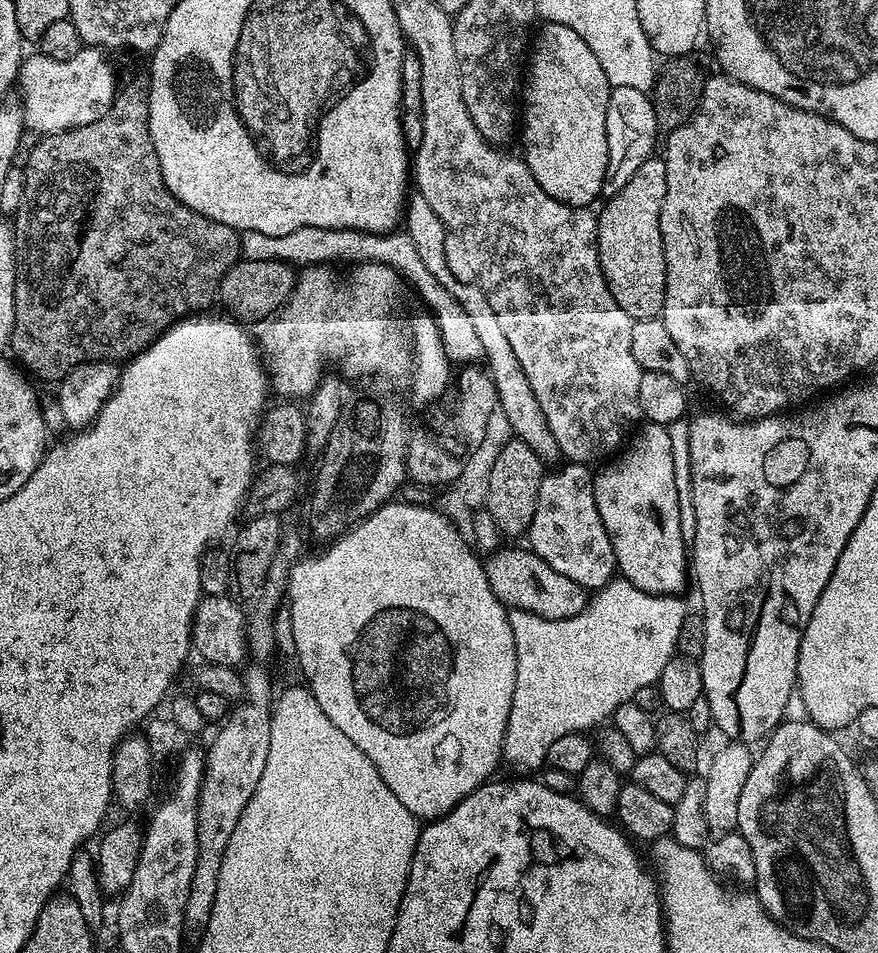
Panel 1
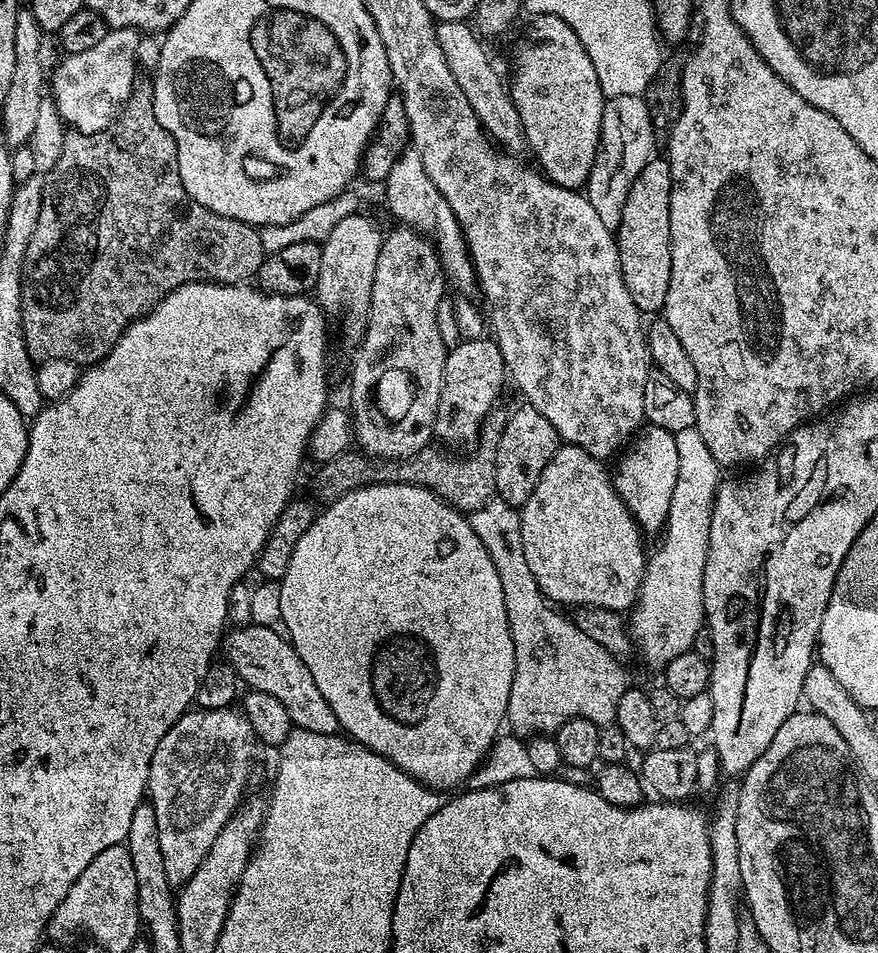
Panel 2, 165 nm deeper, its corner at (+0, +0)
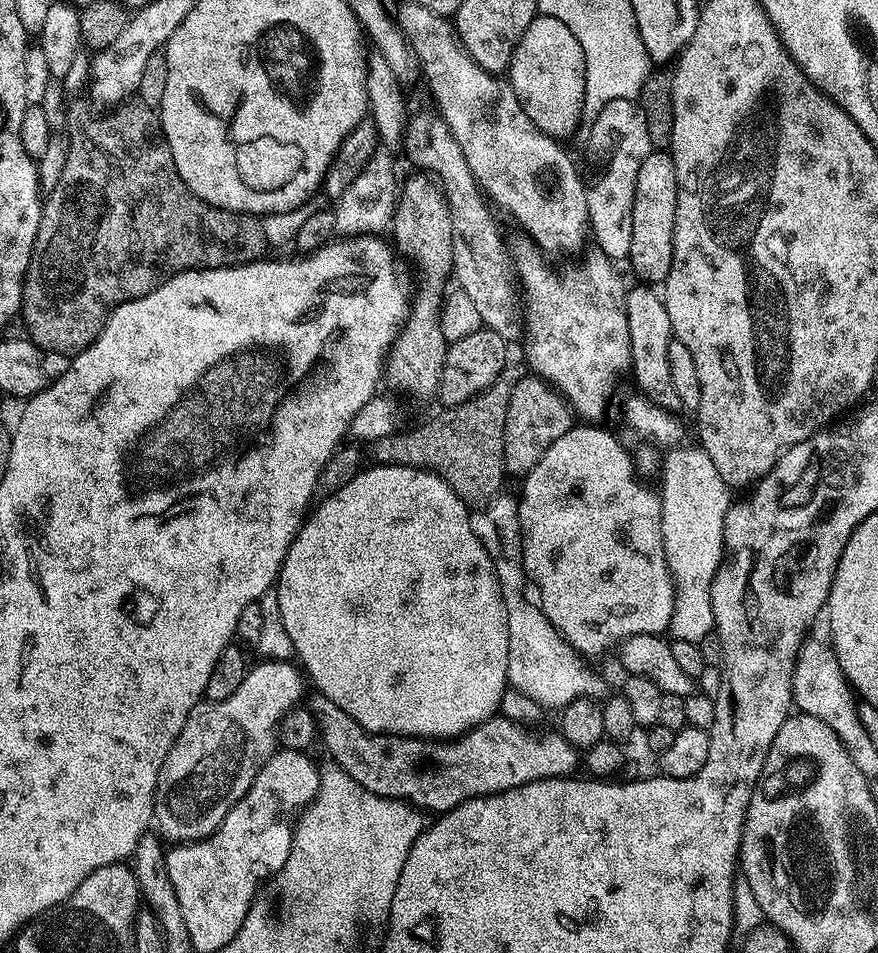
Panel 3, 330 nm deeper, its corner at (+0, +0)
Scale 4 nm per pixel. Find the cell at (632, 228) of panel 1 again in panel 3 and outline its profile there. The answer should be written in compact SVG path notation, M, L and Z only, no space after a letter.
M654 150L638 170L638 186L634 190L634 214L627 263L636 271L637 281L648 286L663 285L670 274L674 250L674 210L678 202L676 175L671 155Z

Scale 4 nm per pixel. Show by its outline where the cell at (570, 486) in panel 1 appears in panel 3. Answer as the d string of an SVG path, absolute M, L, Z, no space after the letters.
M573 426L569 432L562 434L542 458L523 477L524 489L518 492L520 505L520 537L524 555L524 575L536 587L540 595L538 607L541 612L563 637L565 643L581 657L600 656L607 648L623 645L632 636L660 636L667 633L672 626L672 615L676 606L676 587L672 584L672 571L666 562L666 550L662 538L662 506L655 487L647 488L636 477L636 464L624 444L612 432L600 428L604 426Z

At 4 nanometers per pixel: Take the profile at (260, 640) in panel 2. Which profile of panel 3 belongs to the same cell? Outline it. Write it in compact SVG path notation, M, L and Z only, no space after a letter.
M313 695L310 711L316 717L319 735L324 736L324 748L332 755L331 763L340 768L358 786L370 794L387 800L402 800L421 813L436 812L443 814L467 800L479 796L493 796L506 790L514 790L523 784L539 780L568 778L578 768L578 749L571 744L559 730L552 732L534 731L529 725L516 723L505 718L493 718L455 738L421 738L399 734L377 734L367 732L346 710L334 706L325 696Z

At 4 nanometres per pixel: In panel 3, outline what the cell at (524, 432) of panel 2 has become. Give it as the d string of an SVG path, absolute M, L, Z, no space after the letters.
M529 374L523 376L510 394L510 406L506 410L506 438L504 439L504 467L509 473L528 471L574 426L571 404L542 377Z

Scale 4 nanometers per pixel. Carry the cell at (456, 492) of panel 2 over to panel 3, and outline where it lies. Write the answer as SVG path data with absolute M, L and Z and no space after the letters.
M509 362L497 380L474 398L445 407L441 416L434 417L418 428L405 427L394 434L386 434L386 438L378 438L371 445L376 455L375 463L432 472L442 478L442 482L446 482L454 494L458 494L463 504L489 504L495 496L501 495L503 488L500 487L506 477L504 439L510 394L514 394L514 386L518 386L521 378L529 375L529 372L527 363Z

